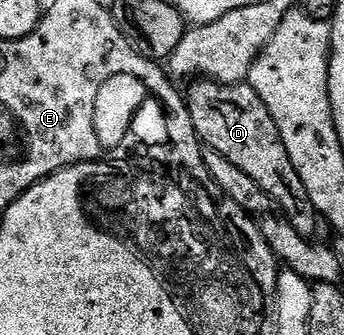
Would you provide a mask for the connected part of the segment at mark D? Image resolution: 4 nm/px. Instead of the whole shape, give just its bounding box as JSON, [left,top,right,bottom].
[186,78,318,236]

